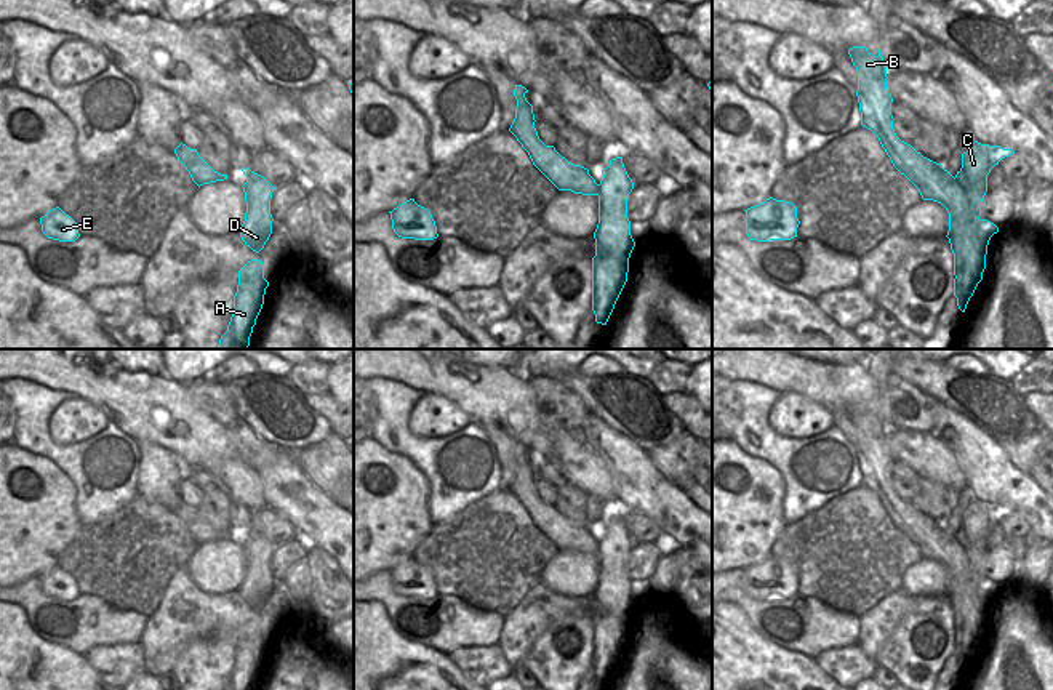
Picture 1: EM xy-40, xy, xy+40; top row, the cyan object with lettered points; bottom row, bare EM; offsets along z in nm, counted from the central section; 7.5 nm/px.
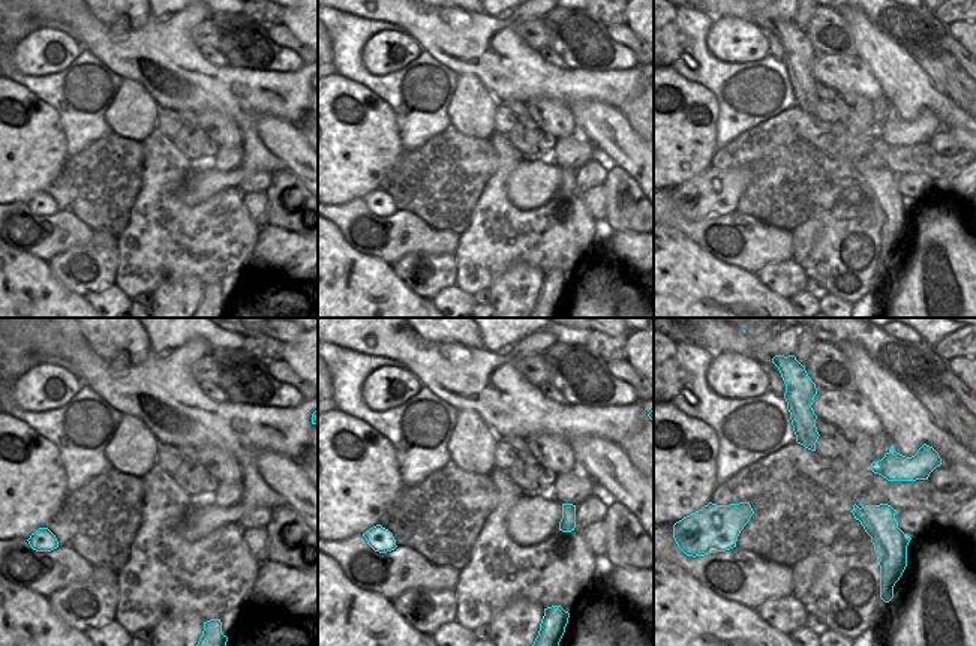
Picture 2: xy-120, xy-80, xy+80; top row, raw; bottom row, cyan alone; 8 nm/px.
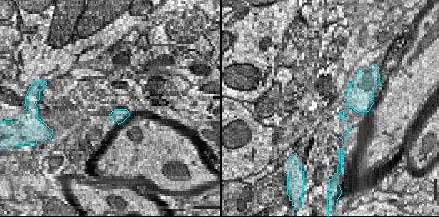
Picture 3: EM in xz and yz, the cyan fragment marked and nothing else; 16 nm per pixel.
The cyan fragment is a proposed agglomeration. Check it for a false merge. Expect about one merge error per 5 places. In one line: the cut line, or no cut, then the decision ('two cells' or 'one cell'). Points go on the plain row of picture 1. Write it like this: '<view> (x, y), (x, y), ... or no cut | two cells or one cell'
xy (597, 585), (596, 596), (610, 610), (616, 610), (628, 618) | two cells

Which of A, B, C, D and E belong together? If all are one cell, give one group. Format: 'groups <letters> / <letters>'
groups A B / C D E

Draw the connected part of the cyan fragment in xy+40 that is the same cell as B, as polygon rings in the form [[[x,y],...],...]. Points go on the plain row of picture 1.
[[[866,405],[848,408],[858,429],[858,461],[861,483],[880,499],[893,525],[920,551],[923,559],[941,562],[949,572],[947,597],[954,612],[954,655],[965,671],[970,656],[983,639],[986,615],[979,612],[979,575],[970,567],[968,554],[957,538],[911,503],[901,499],[893,488],[891,461],[887,448],[887,426],[883,415],[874,415]]]

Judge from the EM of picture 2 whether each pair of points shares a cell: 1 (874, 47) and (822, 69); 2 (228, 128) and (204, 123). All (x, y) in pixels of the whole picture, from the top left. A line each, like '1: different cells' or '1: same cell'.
1: different cells
2: same cell

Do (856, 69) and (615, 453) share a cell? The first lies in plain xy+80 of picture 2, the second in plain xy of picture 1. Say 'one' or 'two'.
two

